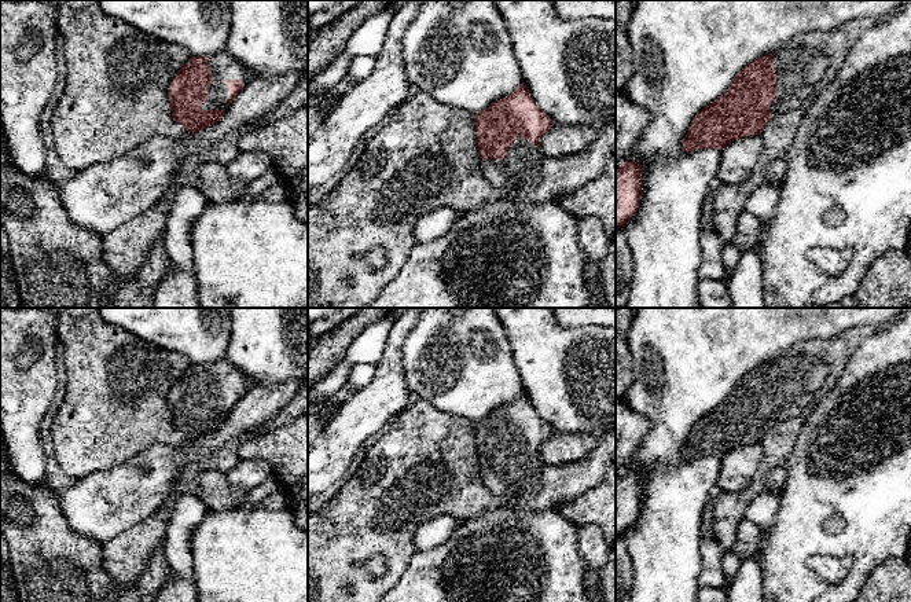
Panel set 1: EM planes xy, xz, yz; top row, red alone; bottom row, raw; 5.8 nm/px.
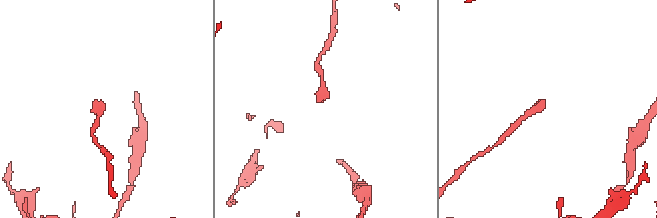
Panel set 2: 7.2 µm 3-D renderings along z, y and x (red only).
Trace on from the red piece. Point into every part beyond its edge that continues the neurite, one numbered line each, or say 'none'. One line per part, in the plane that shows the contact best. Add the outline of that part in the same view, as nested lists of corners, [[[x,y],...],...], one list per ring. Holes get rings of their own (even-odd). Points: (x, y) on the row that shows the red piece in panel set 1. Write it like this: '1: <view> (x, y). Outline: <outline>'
1: xy (223, 66). Outline: [[[221,49],[207,59],[210,67],[210,78],[214,84],[207,85],[207,100],[201,103],[203,110],[227,110],[229,92],[225,82],[228,80],[242,80],[246,85],[250,80],[249,71],[227,49]]]

